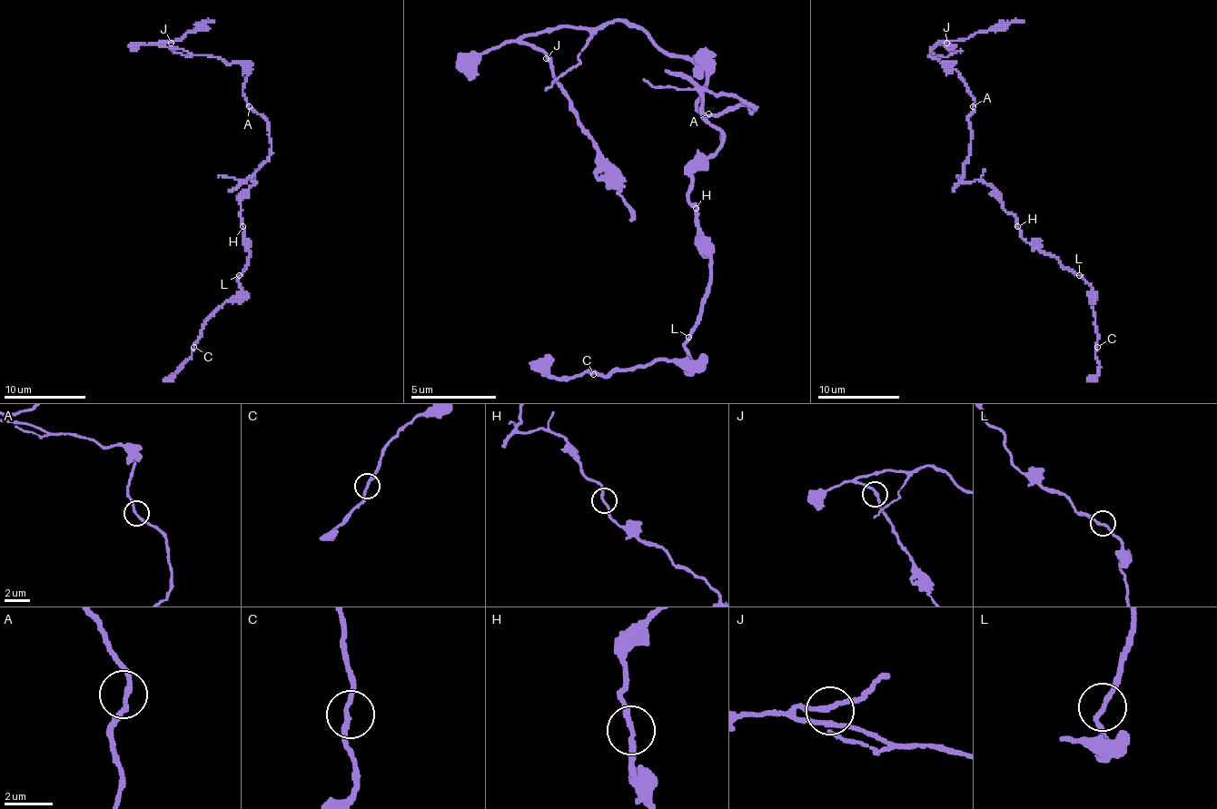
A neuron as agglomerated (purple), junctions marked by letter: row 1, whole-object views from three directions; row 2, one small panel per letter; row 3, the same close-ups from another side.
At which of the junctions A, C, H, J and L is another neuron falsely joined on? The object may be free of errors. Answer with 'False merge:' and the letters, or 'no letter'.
False merge: no letter

